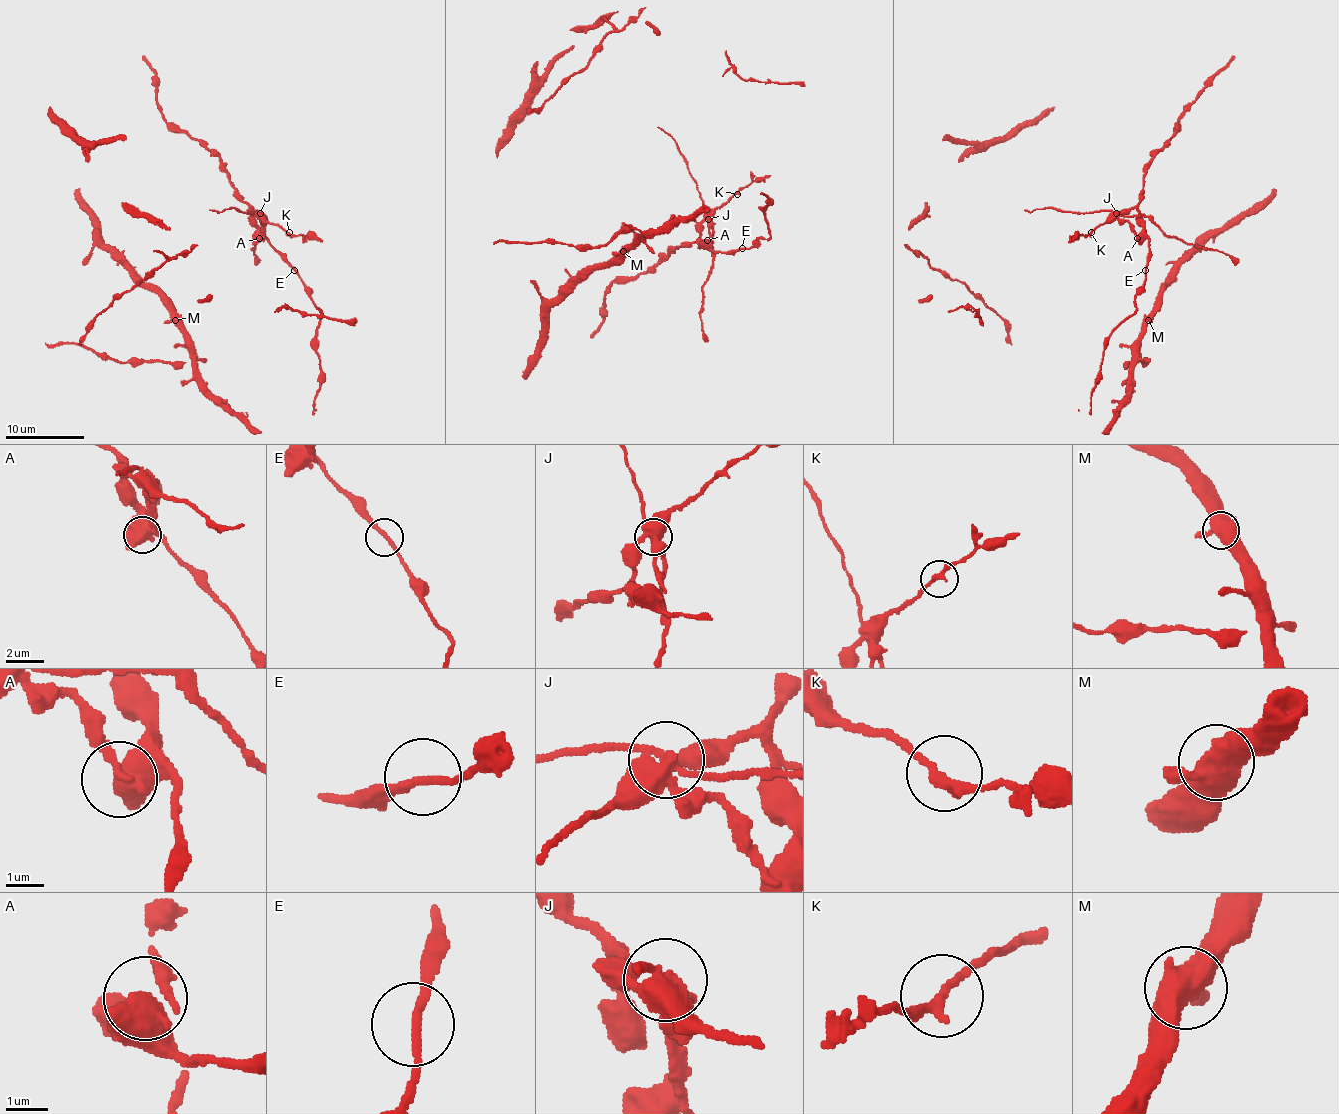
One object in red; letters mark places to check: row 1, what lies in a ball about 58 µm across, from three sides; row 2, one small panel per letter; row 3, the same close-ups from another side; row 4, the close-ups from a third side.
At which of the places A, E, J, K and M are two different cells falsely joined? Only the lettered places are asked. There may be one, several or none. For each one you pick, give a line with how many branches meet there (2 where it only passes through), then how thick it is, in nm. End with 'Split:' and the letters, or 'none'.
J: 4 | 440 nm
Split: J

